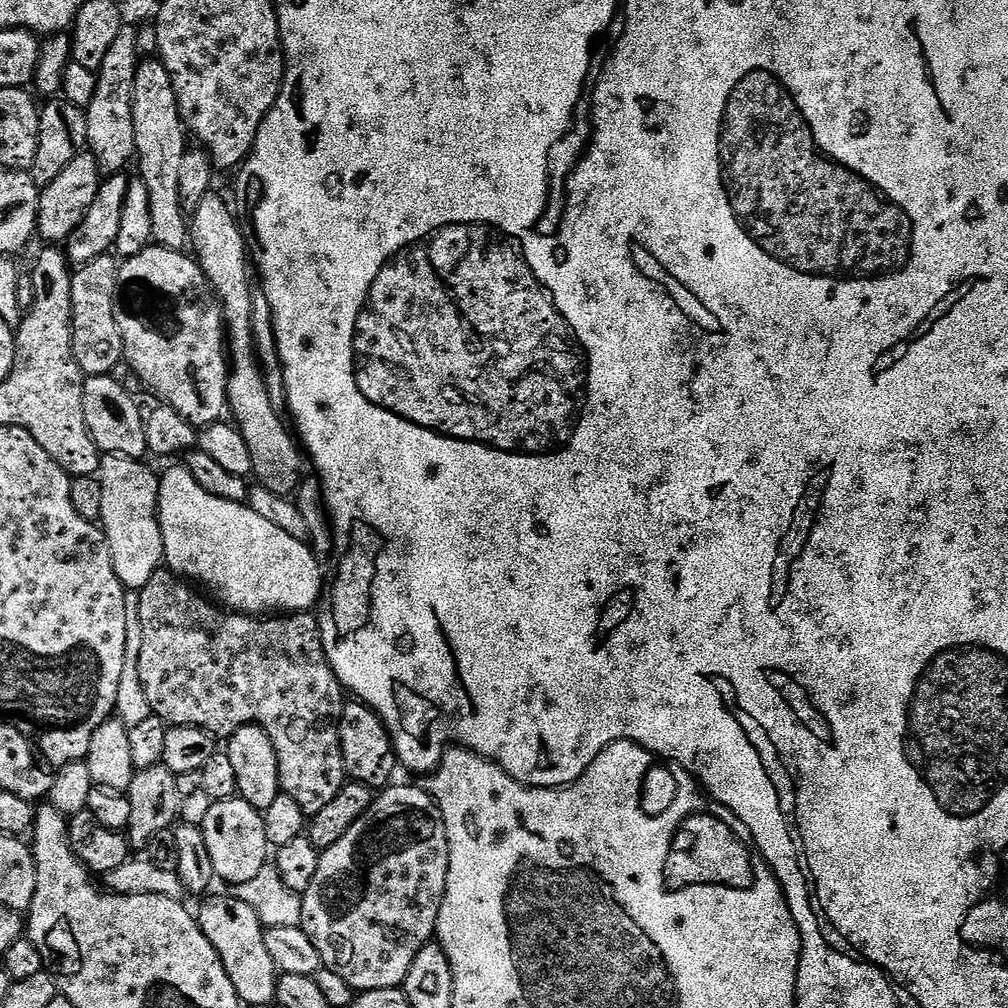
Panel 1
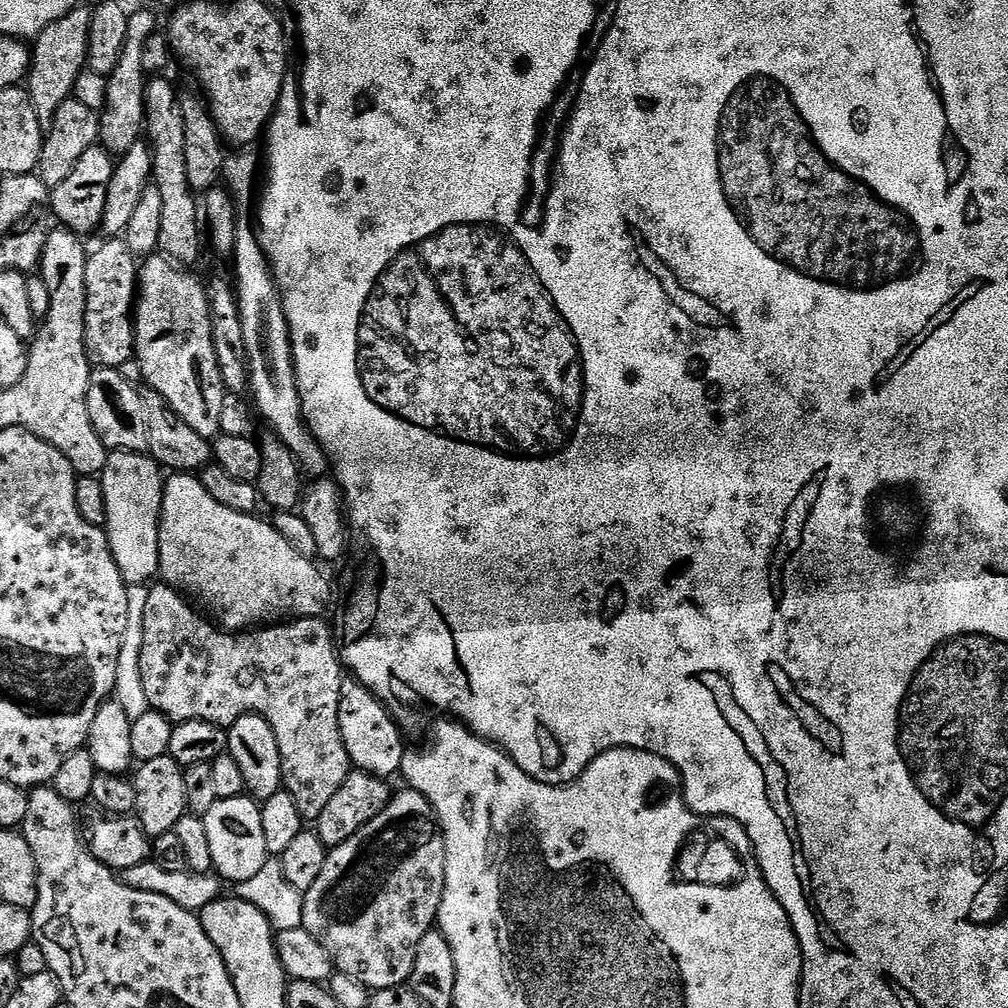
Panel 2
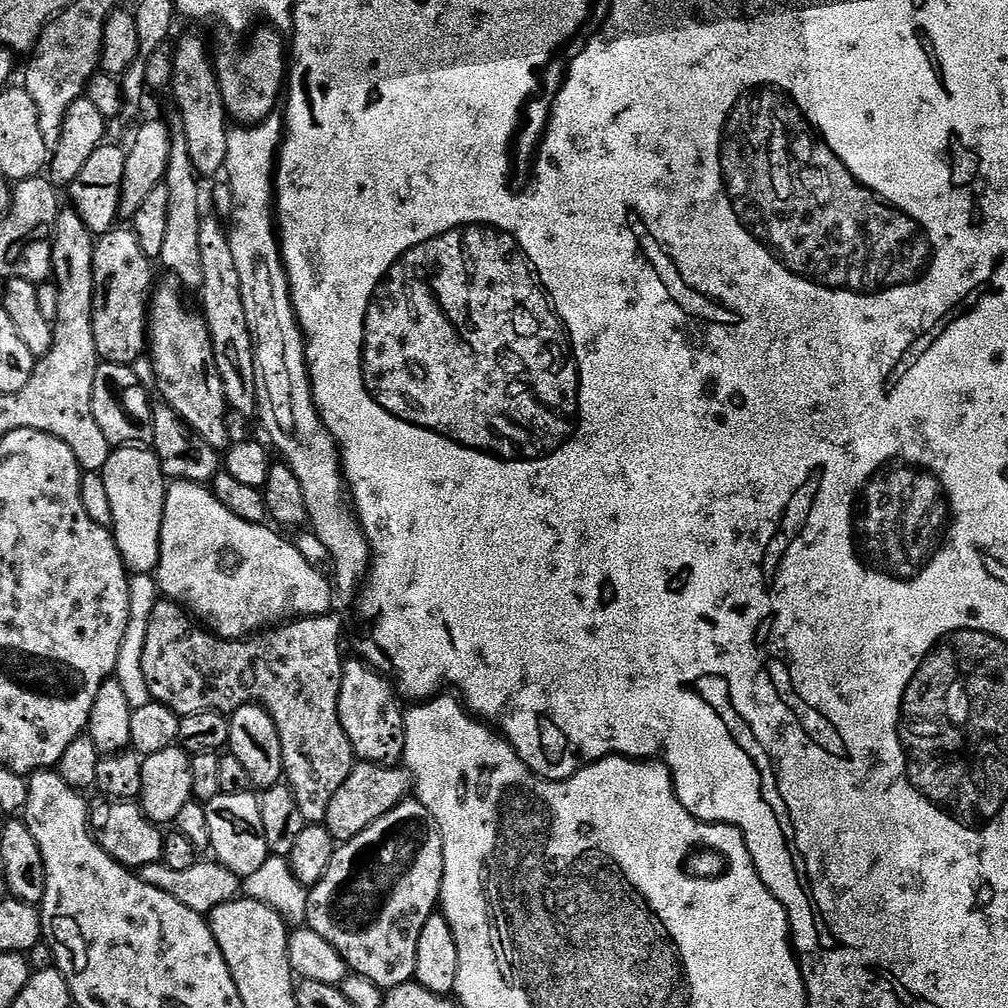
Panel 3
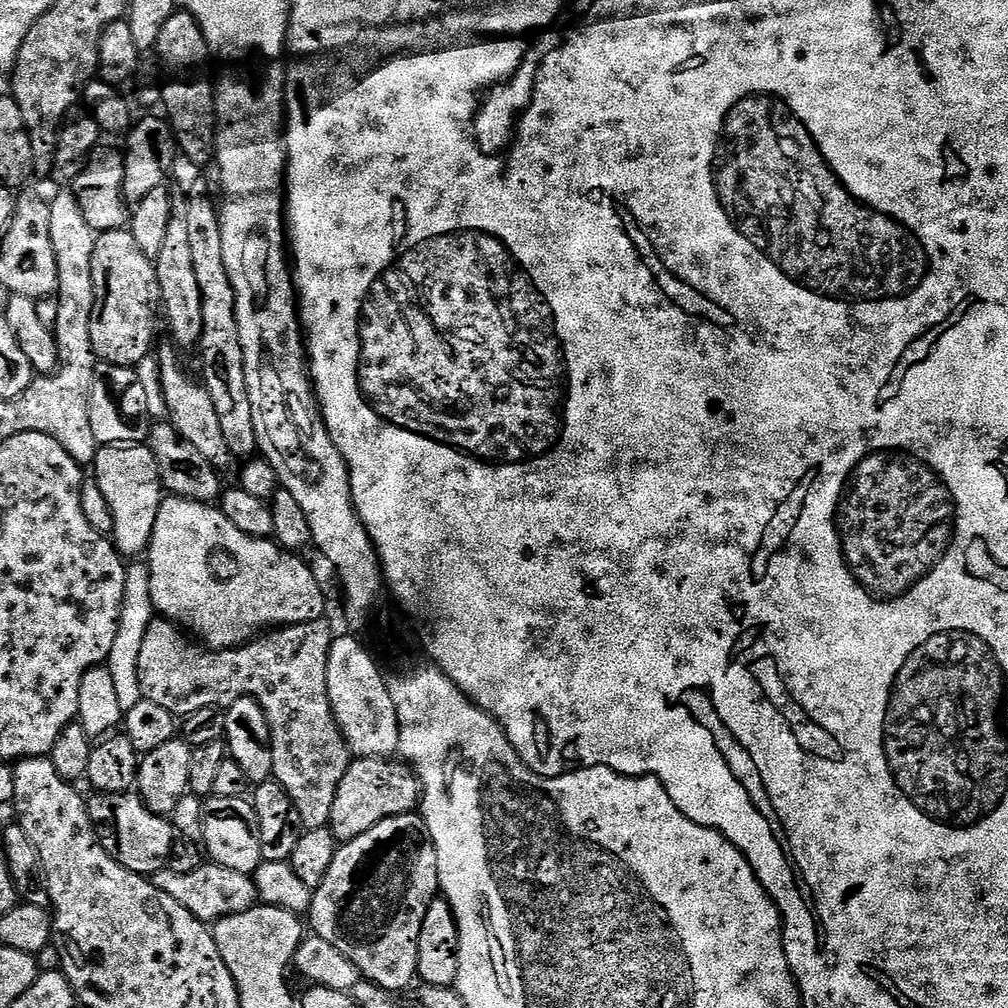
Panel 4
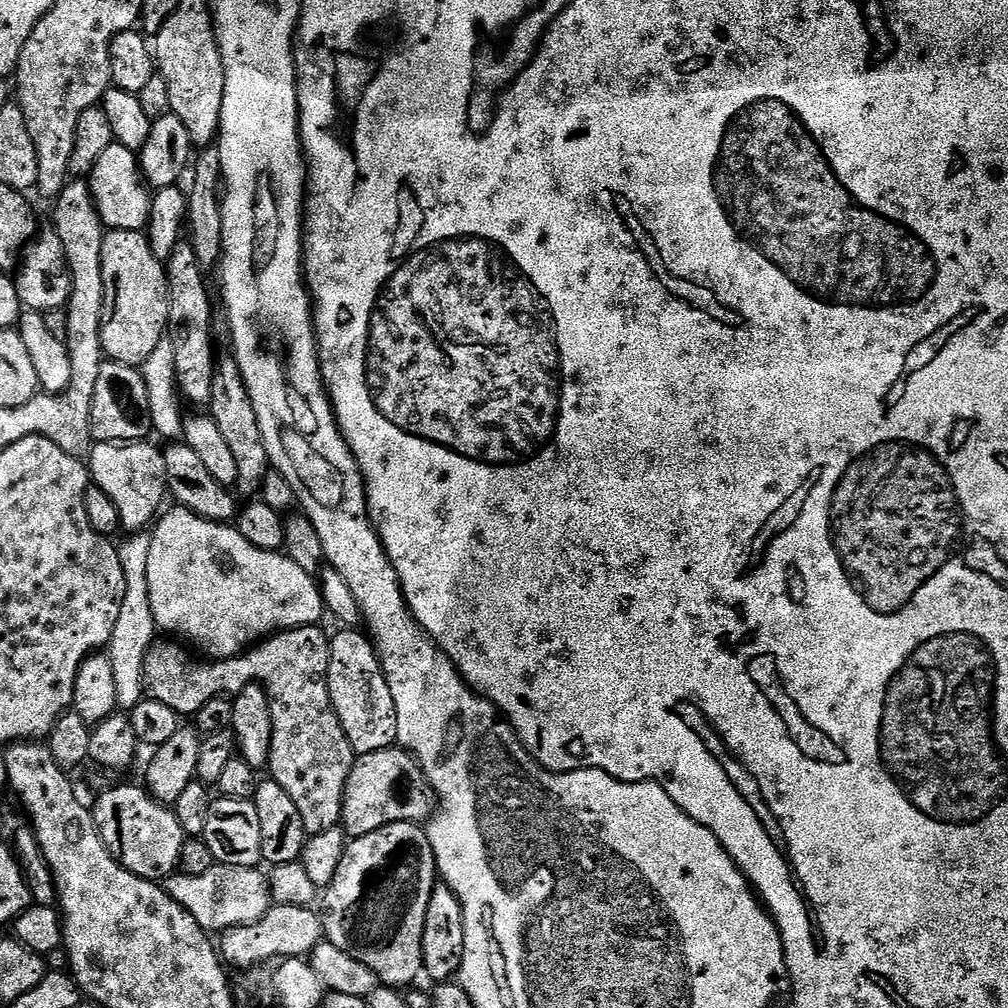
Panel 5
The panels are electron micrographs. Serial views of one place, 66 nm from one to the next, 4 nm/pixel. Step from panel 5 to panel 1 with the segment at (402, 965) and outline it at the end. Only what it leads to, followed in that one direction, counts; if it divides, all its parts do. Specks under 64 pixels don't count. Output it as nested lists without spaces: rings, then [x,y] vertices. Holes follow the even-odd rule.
[[[388,786],[373,799],[371,807],[366,814],[334,842],[334,846],[323,849],[318,862],[318,874],[314,874],[314,882],[310,882],[310,890],[303,892],[302,922],[299,928],[304,931],[306,938],[314,942],[314,950],[318,950],[320,962],[323,967],[334,970],[334,974],[341,976],[350,987],[357,993],[369,992],[370,990],[386,990],[387,988],[401,987],[410,974],[410,966],[414,966],[414,958],[418,958],[418,950],[433,943],[436,935],[436,923],[440,907],[444,904],[446,894],[446,878],[450,866],[450,850],[448,849],[448,835],[444,825],[444,814],[435,800],[428,795],[423,787],[420,788],[392,788]]]

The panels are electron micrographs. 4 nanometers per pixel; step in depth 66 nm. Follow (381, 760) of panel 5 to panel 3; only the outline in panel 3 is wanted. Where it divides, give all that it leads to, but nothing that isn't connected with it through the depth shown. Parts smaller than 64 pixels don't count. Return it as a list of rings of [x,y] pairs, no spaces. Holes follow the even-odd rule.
[[[357,763],[352,773],[338,786],[338,794],[330,801],[330,810],[326,810],[323,825],[337,845],[353,840],[362,830],[366,830],[378,818],[390,814],[410,796],[410,777],[403,767],[383,764]]]

